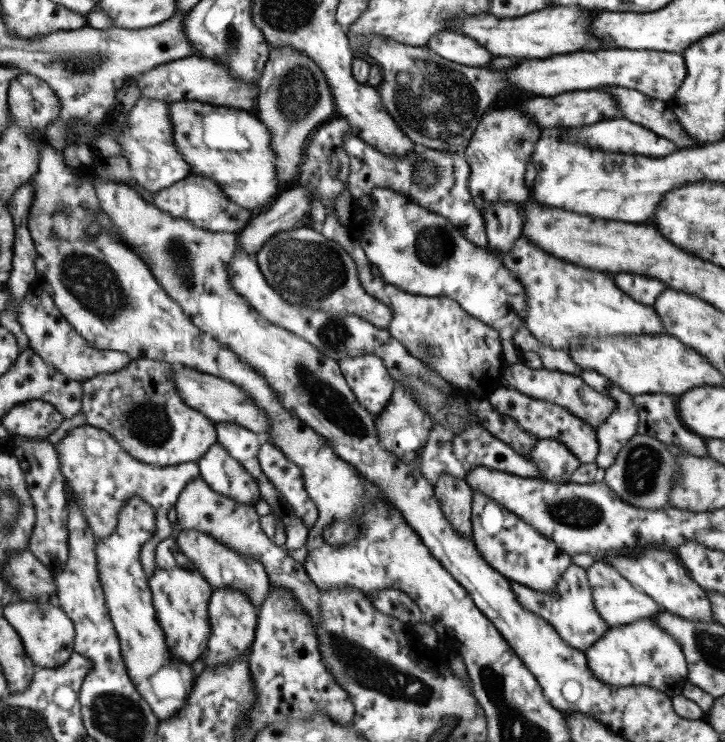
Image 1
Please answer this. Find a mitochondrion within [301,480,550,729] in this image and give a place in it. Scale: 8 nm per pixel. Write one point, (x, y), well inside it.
(363, 666)

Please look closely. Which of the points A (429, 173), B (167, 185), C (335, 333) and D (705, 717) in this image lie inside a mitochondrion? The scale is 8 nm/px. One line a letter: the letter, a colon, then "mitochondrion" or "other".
A: mitochondrion
B: other
C: mitochondrion
D: other

